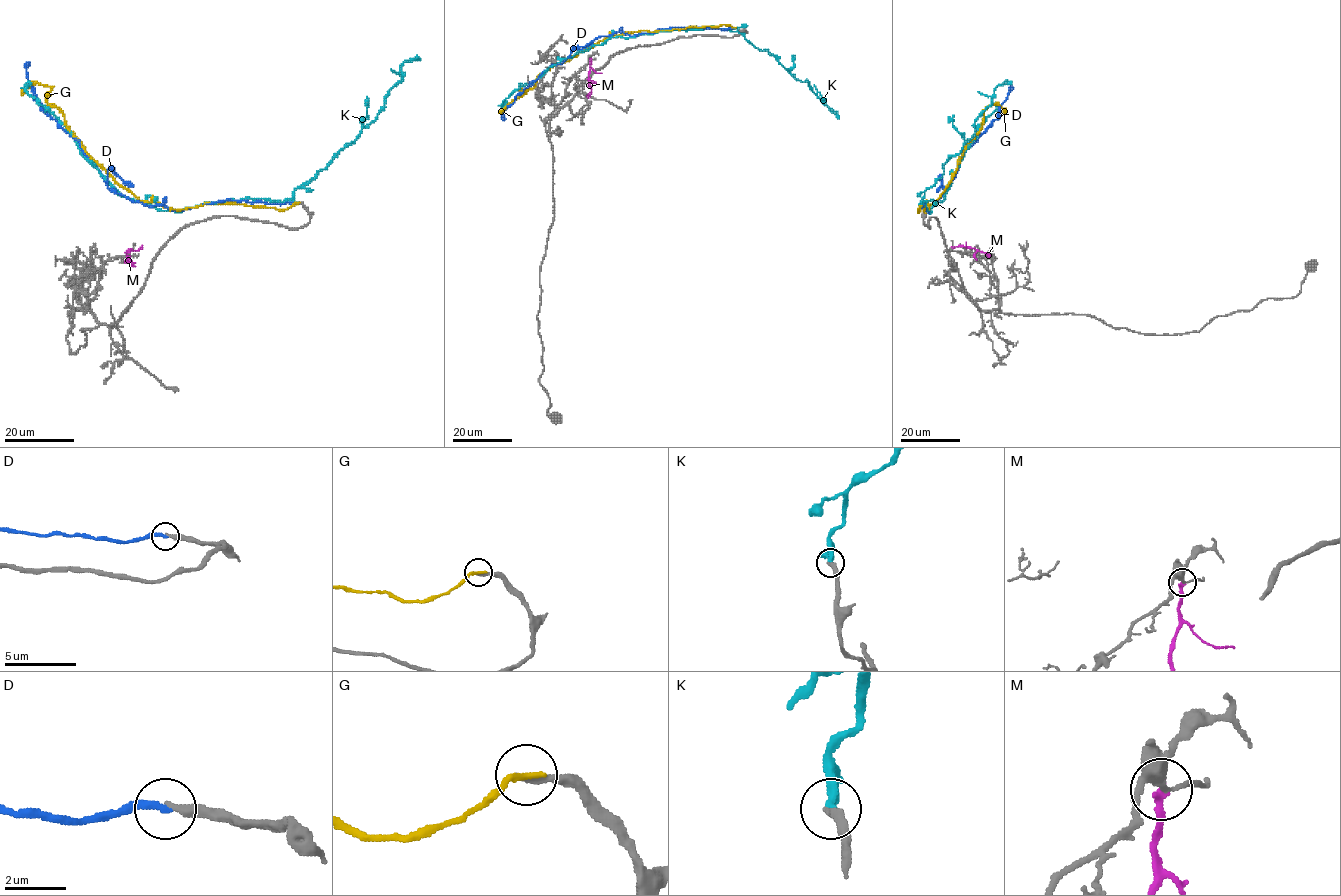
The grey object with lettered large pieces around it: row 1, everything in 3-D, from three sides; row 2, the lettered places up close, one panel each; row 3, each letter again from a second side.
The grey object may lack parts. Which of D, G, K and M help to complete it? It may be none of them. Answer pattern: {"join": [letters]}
{"join": ["K"]}

